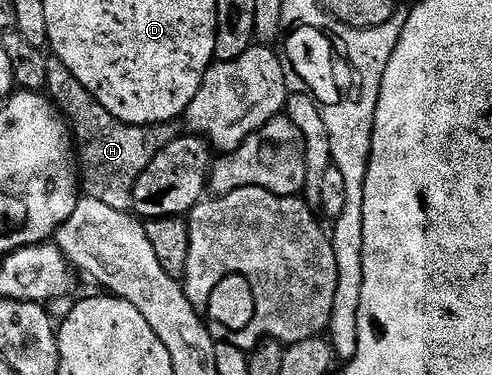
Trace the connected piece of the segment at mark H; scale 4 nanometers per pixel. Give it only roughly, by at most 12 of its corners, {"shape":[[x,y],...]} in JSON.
{"shape":[[63,62],[46,92],[68,121],[83,195],[132,212],[177,125],[114,118]]}

